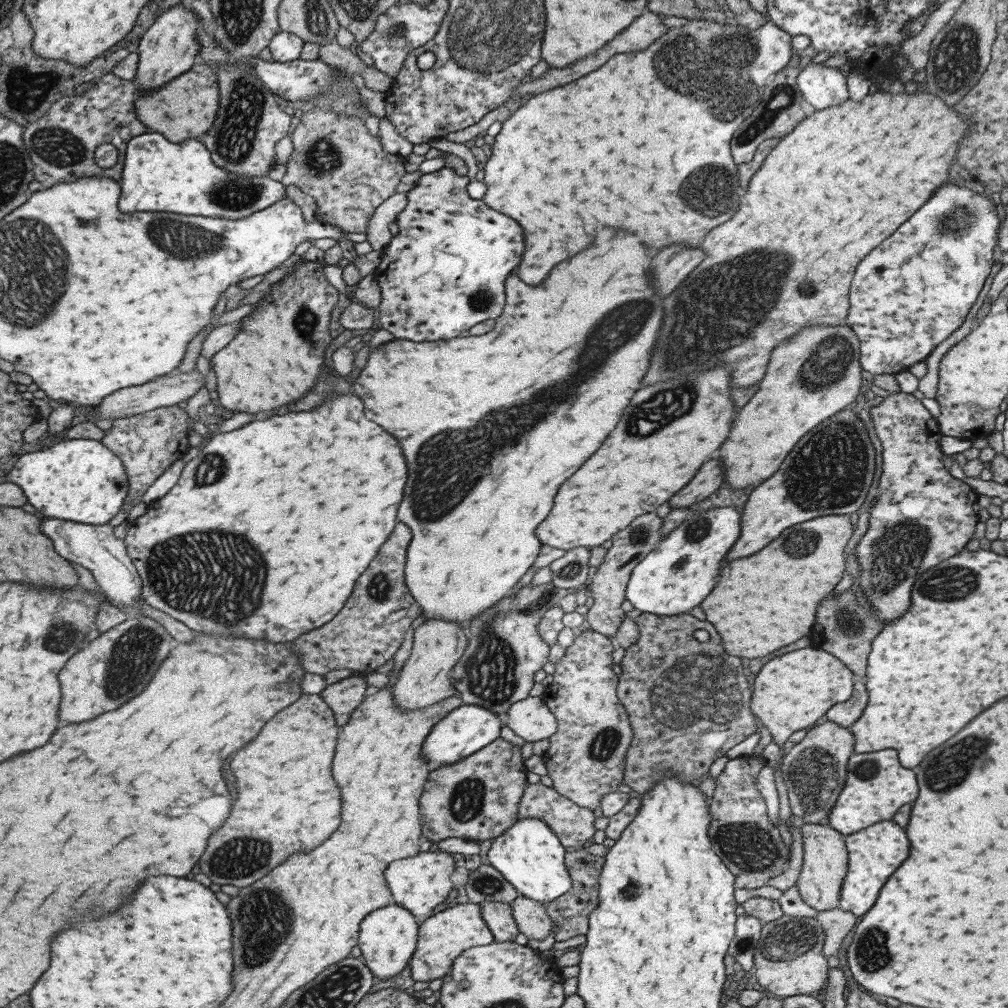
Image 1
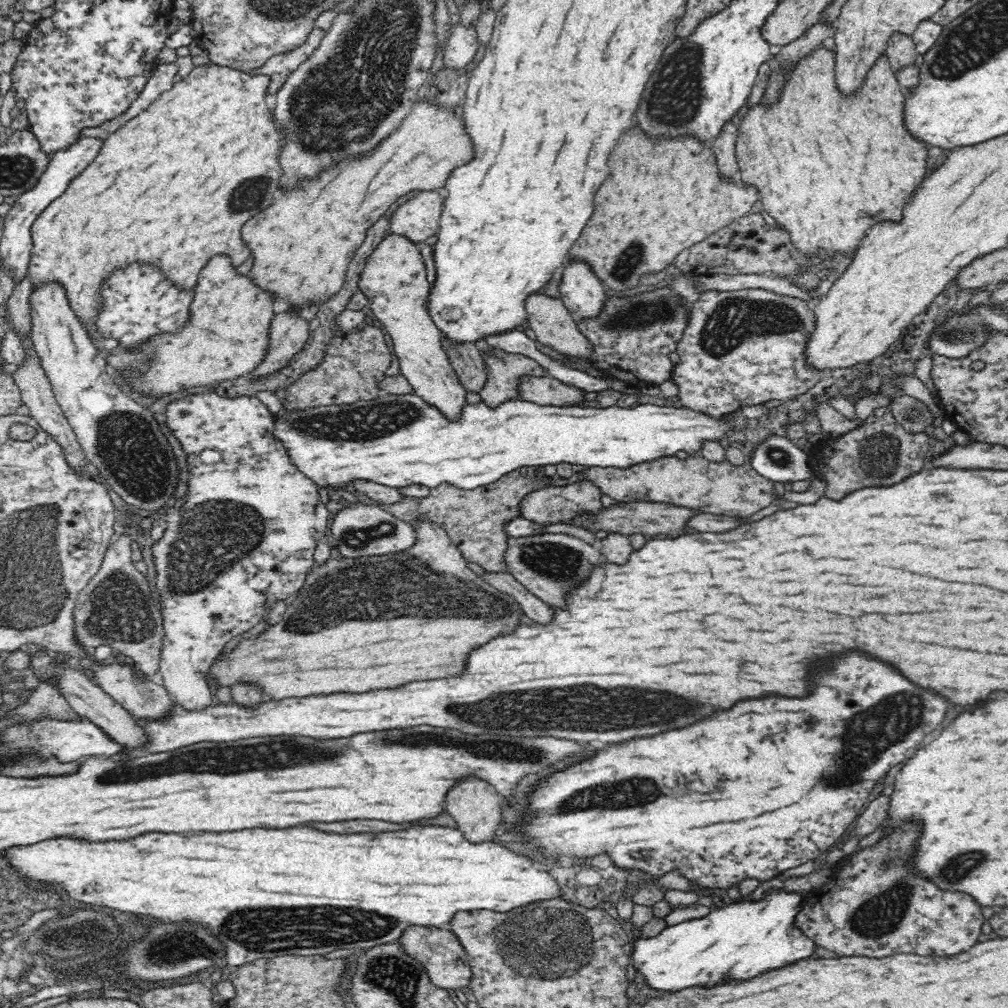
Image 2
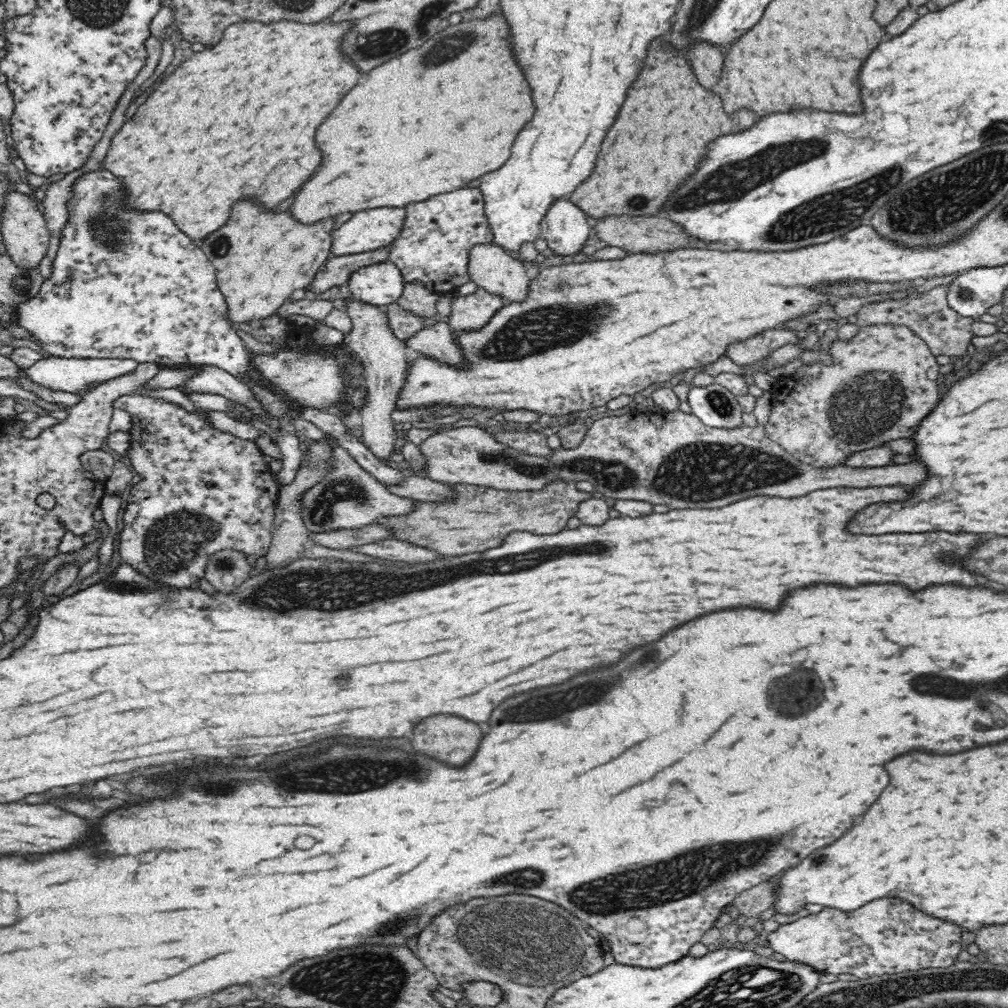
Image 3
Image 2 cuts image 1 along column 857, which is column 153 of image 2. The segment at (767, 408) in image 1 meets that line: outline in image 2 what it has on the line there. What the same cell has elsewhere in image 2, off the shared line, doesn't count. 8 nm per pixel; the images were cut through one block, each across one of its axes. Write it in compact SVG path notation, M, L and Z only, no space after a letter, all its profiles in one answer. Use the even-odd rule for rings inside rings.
M214 256L200 272L193 289L189 317L184 328L174 334L158 334L135 349L118 349L105 360L114 370L136 370L134 376L122 376L136 392L164 398L188 388L216 386L224 380L251 373L263 360L269 347L270 320L274 300L250 278L236 274L226 256Z

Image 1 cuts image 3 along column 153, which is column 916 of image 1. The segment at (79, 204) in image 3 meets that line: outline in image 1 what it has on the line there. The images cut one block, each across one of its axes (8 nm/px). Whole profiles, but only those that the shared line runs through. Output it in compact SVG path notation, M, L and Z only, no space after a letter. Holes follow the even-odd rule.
M948 182L946 186L940 186L932 198L908 220L904 222L888 240L884 240L878 248L874 248L856 268L854 277L852 278L852 286L849 291L849 311L845 324L856 334L860 340L860 366L864 370L868 370L872 375L891 374L895 375L902 370L908 370L917 362L924 361L928 355L944 340L948 339L962 323L964 318L968 316L968 312L980 292L984 288L987 277L990 275L992 265L997 259L998 253L998 233L1002 228L1002 220L994 218L994 206L984 206L976 200L976 192L962 186L956 186L954 182Z

